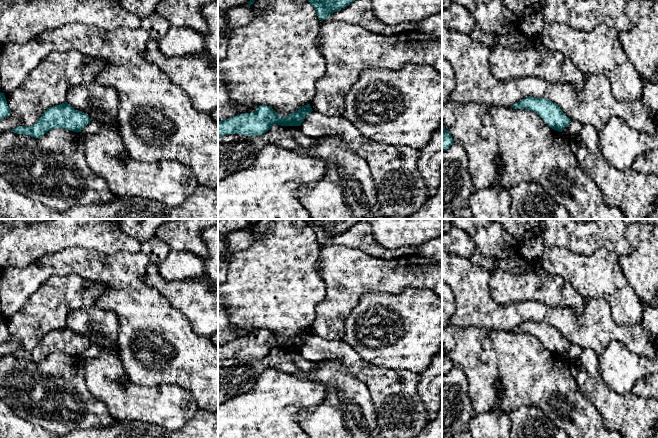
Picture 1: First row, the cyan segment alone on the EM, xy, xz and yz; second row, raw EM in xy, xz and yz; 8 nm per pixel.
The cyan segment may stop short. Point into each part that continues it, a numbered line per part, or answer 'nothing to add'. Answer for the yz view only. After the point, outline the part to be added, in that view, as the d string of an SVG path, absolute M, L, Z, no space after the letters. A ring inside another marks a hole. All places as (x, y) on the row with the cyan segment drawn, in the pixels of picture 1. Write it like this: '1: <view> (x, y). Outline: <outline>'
nothing to add

